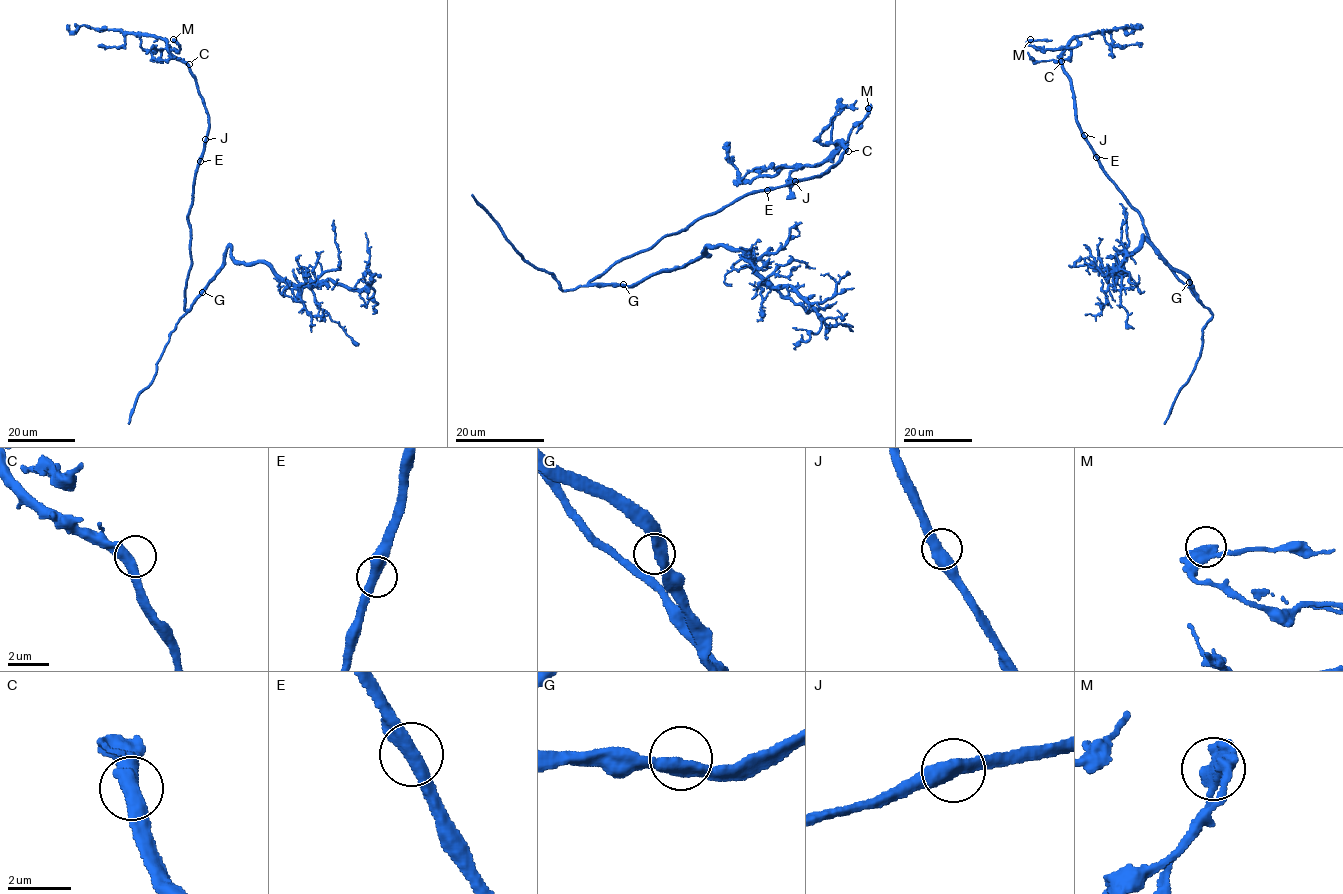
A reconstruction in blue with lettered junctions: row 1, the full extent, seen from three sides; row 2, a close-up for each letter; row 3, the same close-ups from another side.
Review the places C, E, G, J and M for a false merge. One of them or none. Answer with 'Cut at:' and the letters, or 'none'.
Cut at: none

